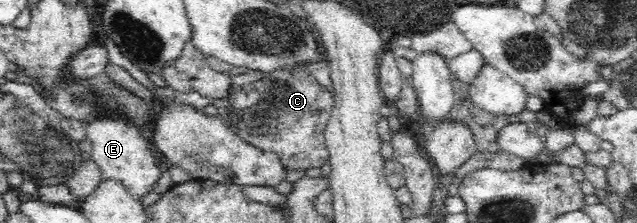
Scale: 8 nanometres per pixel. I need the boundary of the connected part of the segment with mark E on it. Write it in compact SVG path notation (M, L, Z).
M92 118L92 121L82 123L85 126L87 139L93 143L91 161L101 169L104 179L121 181L127 192L141 200L143 195L152 190L159 180L161 171L149 150L149 143L143 138L137 125L125 118Z

